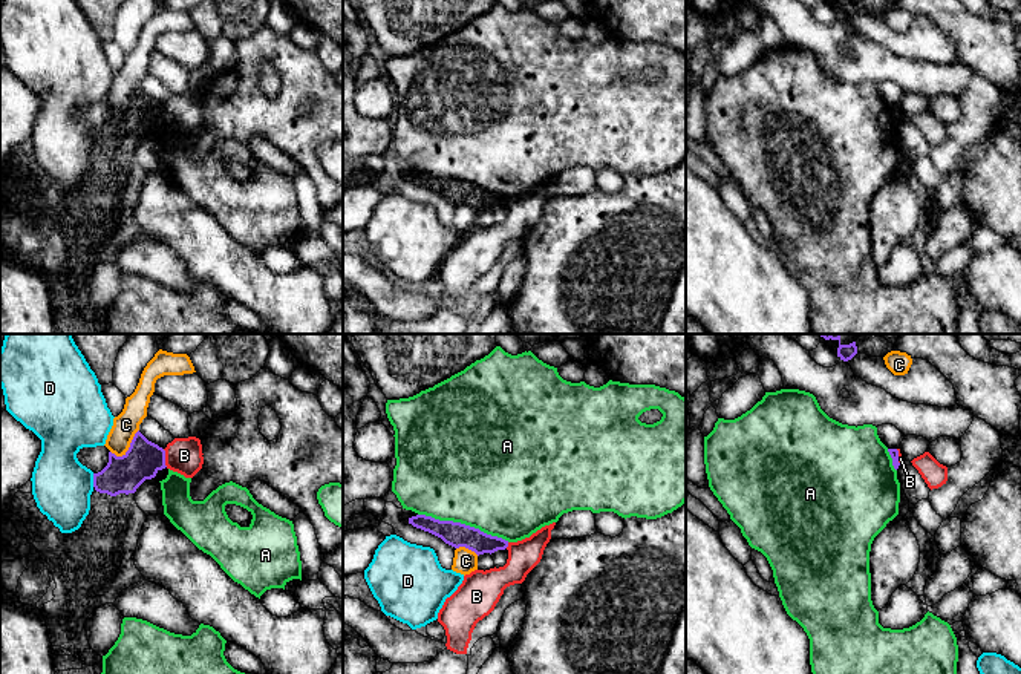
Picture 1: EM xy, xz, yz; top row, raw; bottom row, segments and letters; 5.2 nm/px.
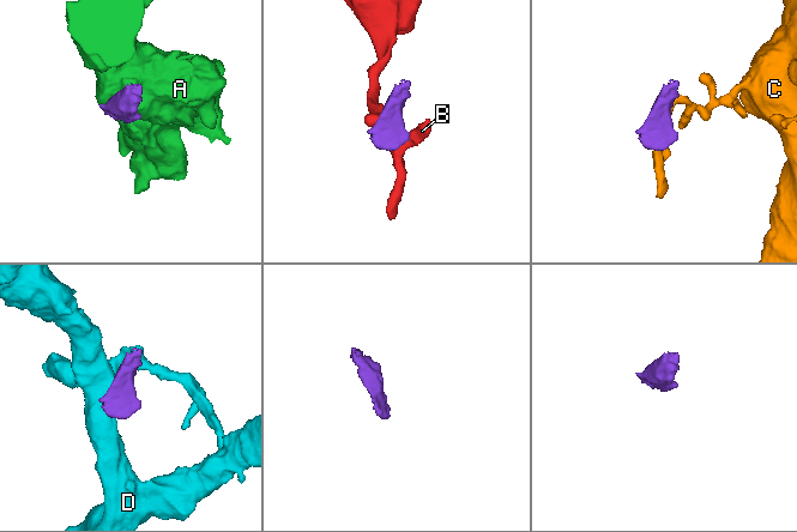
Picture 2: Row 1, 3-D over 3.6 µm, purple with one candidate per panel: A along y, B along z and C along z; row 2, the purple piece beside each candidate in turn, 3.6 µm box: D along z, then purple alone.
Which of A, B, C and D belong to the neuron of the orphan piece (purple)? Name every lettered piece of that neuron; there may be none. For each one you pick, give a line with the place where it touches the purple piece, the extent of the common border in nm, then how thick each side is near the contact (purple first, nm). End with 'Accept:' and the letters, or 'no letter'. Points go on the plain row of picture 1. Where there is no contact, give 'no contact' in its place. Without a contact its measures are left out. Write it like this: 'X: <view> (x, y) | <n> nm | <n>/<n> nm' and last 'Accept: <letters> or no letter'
Accept: no letter

